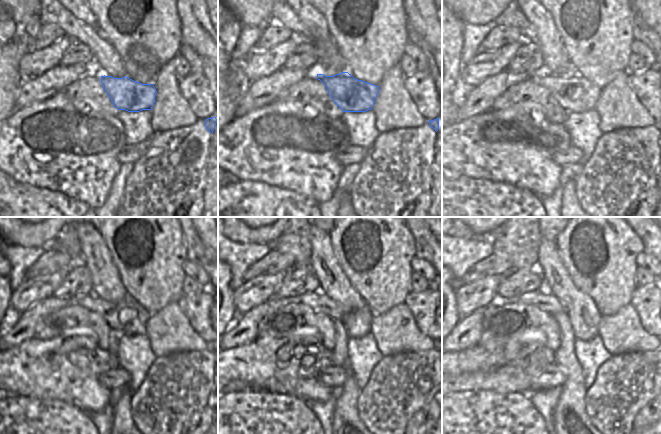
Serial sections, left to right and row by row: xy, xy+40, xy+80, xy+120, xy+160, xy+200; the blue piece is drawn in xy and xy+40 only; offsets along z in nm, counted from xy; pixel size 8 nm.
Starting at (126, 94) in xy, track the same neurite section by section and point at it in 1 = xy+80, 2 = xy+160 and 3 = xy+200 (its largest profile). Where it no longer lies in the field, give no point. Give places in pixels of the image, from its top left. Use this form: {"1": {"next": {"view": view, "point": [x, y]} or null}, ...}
{"1": {"next": {"view": "xy+80", "point": [574, 93]}}, "2": {"next": {"view": "xy+160", "point": [318, 301]}}, "3": {"next": {"view": "xy+200", "point": [544, 301]}}}

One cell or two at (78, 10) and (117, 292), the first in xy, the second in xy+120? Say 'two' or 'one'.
one

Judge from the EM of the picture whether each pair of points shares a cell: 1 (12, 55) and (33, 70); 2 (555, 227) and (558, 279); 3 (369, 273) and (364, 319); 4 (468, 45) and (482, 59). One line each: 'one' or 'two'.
1: two
2: two
3: two
4: two

